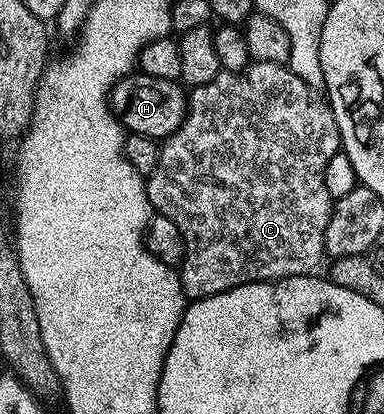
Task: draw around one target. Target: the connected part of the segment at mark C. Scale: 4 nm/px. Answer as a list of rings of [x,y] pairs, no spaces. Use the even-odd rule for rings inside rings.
[[[253,62],[237,74],[222,72],[215,76],[215,80],[211,80],[211,84],[192,87],[187,94],[183,124],[160,143],[159,149],[159,164],[155,172],[148,175],[145,191],[154,211],[167,216],[167,220],[175,220],[175,228],[179,228],[183,236],[185,259],[181,261],[179,273],[186,299],[215,296],[219,292],[227,292],[248,282],[276,282],[279,278],[294,278],[300,274],[312,275],[316,271],[313,269],[320,264],[326,253],[325,233],[335,201],[326,184],[327,164],[331,163],[331,158],[341,150],[341,133],[335,124],[328,97],[322,96],[314,87],[299,80],[299,76],[295,76],[295,72],[291,72],[288,65]]]

